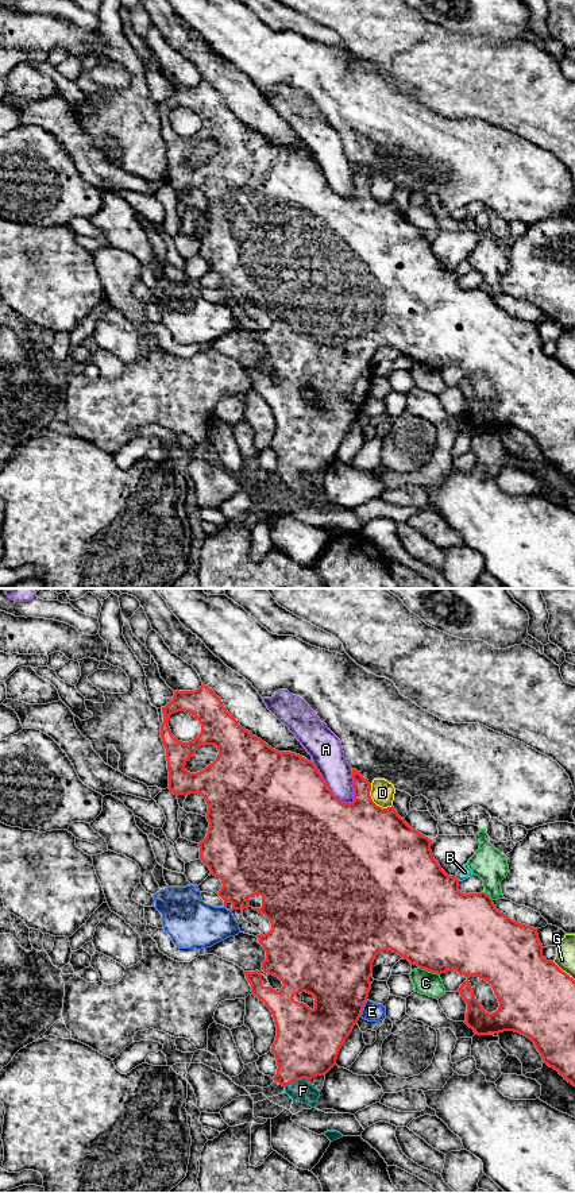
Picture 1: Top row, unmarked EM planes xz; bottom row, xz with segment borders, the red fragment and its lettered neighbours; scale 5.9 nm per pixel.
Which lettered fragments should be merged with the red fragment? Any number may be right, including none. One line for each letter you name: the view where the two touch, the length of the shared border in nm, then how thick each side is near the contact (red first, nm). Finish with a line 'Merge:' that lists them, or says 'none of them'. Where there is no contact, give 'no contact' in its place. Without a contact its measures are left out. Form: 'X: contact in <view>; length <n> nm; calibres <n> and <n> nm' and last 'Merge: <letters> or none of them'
F: contact in xz; length 160 nm; calibres 380 and 140 nm
Merge: F

